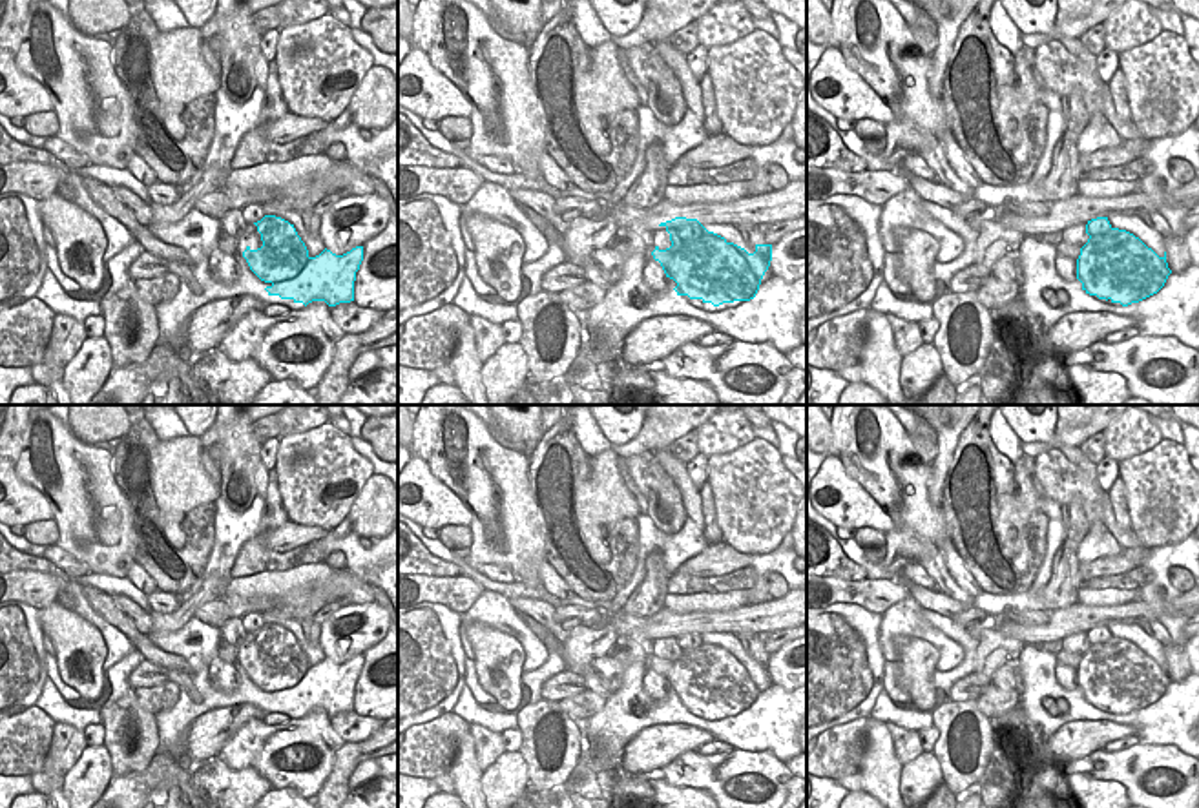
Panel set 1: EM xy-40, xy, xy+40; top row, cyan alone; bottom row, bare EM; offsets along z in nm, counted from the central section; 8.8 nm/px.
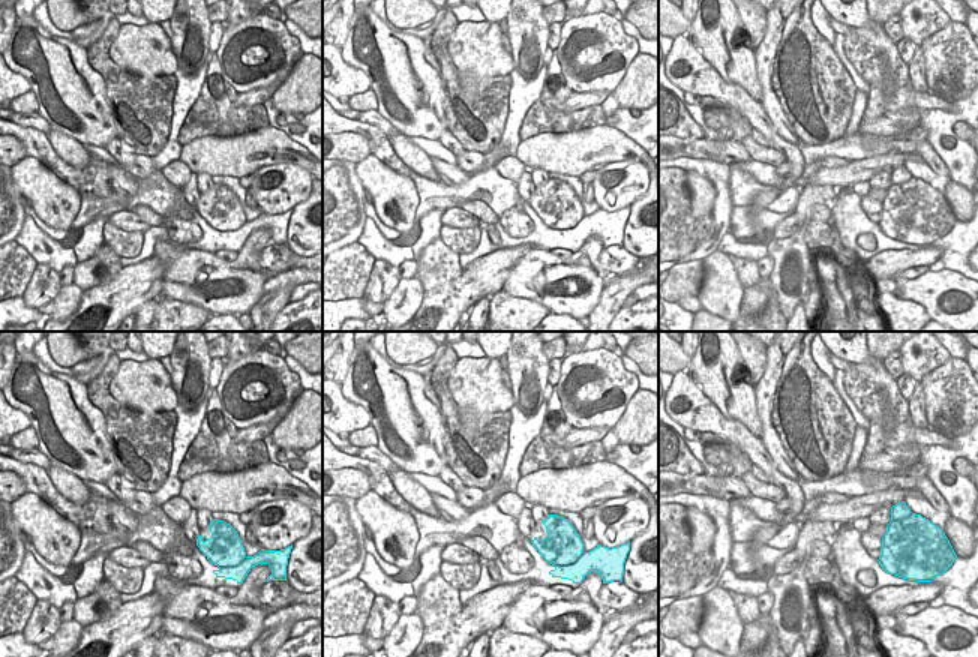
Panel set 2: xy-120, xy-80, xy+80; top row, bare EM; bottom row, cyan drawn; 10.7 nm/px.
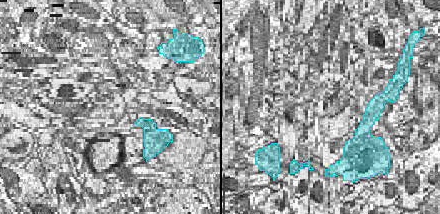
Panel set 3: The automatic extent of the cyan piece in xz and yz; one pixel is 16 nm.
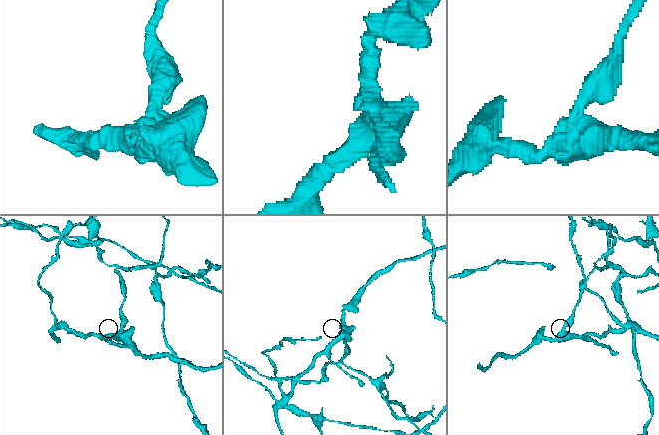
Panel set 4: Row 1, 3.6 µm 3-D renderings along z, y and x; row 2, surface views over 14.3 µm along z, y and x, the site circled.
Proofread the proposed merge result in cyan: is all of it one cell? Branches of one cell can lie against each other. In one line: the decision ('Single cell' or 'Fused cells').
Fused cells

